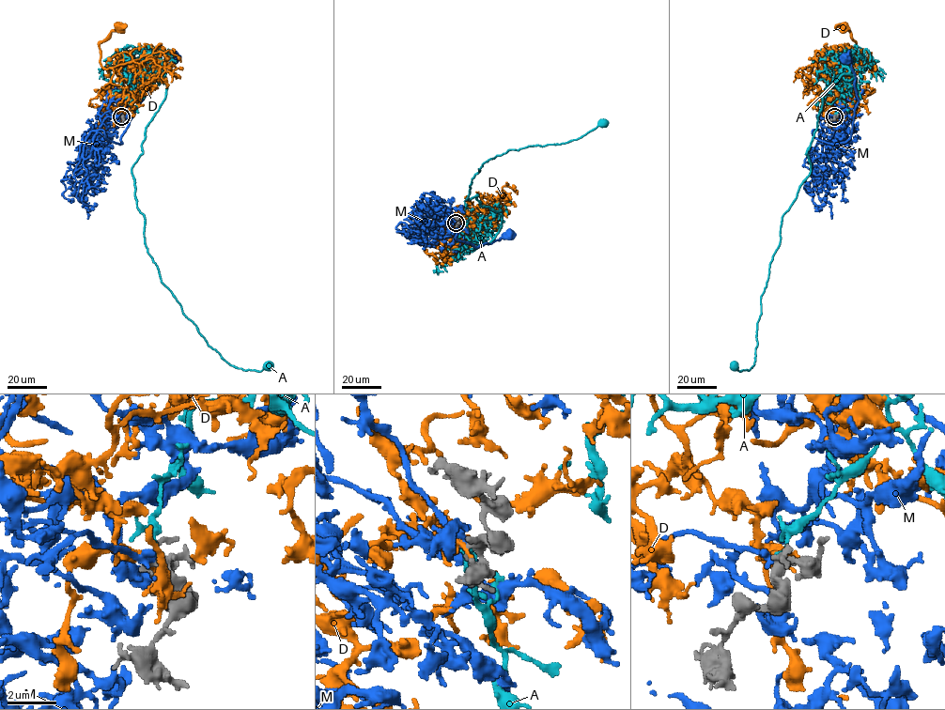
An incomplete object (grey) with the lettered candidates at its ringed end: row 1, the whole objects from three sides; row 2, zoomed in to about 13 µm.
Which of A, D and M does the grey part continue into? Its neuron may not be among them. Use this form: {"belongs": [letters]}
{"belongs": ["M"]}

